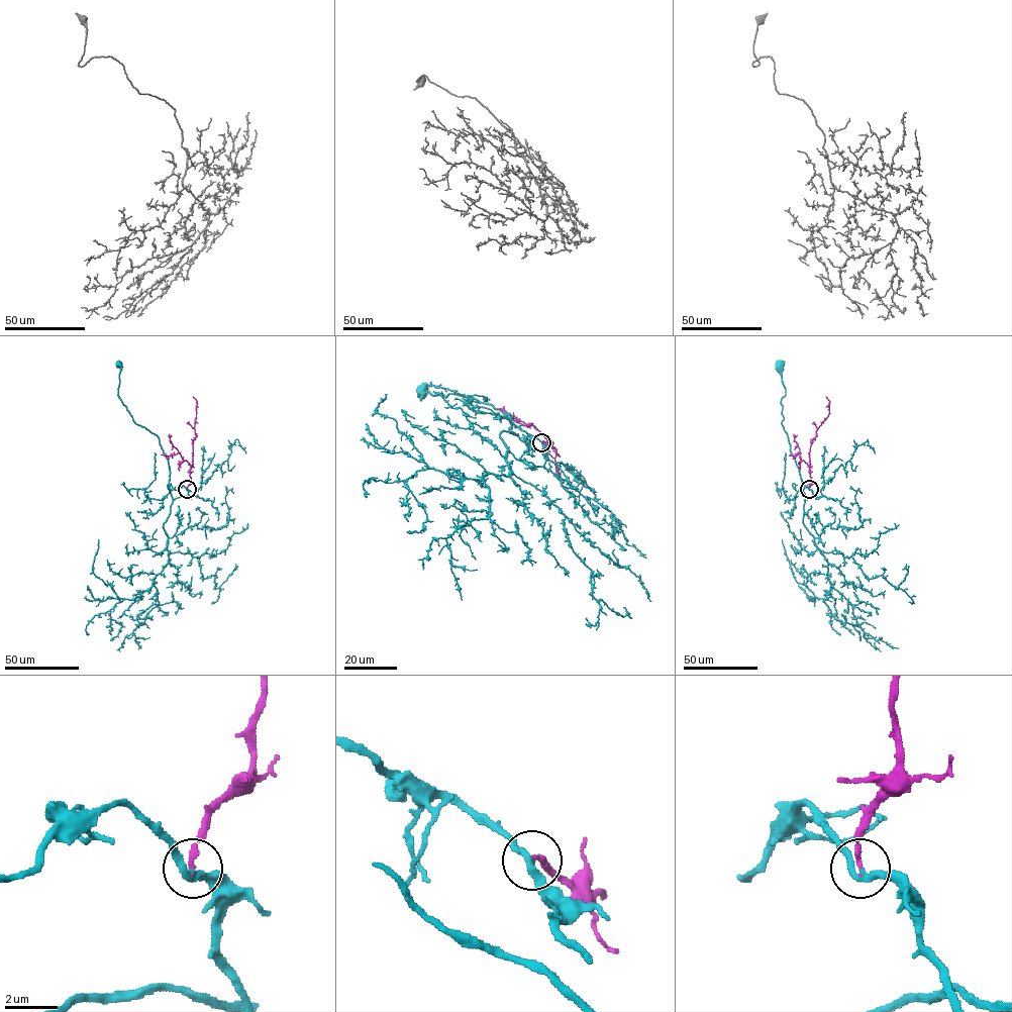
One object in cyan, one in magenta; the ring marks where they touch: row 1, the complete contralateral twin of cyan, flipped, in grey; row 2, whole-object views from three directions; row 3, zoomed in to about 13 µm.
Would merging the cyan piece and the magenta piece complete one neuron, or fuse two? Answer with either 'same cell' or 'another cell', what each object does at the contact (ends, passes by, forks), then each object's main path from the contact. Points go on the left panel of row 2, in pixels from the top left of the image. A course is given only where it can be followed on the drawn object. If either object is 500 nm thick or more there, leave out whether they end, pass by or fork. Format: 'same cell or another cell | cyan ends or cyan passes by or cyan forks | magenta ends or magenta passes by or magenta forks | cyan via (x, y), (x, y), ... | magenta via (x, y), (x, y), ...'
same cell | cyan passes by | magenta ends | cyan via (187, 489), (190, 499), (172, 498), (170, 467), (159, 437), (135, 423), (118, 395), (118, 364) | magenta via (187, 489), (193, 465), (192, 441), (196, 436), (197, 401), (193, 397)

